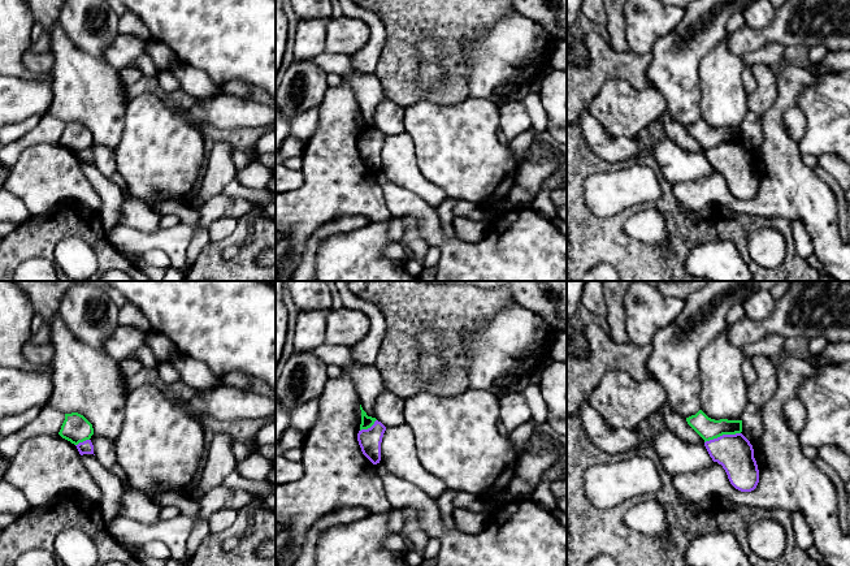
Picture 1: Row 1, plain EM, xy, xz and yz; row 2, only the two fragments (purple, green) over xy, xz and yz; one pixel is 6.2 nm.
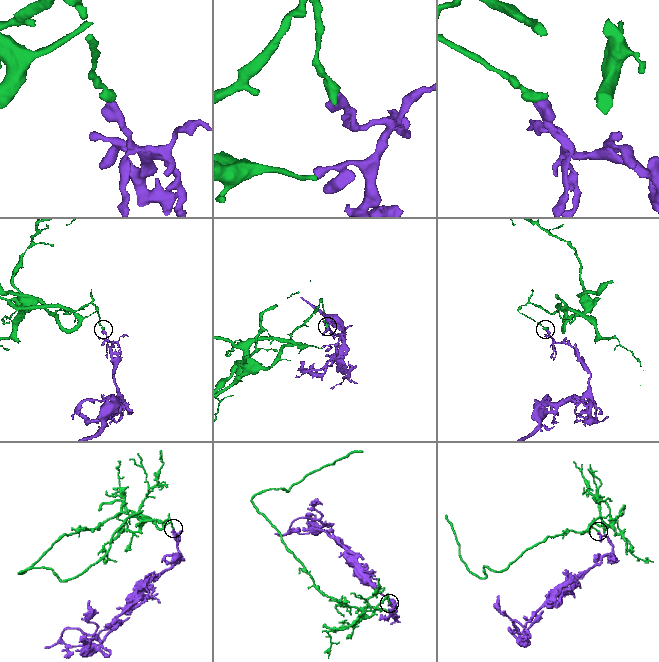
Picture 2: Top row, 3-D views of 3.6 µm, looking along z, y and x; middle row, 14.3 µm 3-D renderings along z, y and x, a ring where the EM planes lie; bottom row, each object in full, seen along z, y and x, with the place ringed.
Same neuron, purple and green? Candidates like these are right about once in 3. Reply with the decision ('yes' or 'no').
no

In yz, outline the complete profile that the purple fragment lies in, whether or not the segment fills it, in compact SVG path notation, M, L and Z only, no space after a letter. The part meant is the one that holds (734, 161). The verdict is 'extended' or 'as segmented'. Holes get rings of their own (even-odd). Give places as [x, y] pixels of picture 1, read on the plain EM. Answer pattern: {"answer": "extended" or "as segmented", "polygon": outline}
{"answer": "as segmented", "polygon": "M723 143L704 151L714 170L725 178L730 193L741 200L751 200L759 191L759 178L750 150L742 143Z"}

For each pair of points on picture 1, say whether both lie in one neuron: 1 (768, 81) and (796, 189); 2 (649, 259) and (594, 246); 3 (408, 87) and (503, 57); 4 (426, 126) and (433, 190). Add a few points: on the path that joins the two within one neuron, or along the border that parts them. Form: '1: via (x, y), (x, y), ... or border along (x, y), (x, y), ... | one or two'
1: border along (777, 76), (777, 95), (762, 115) | two
2: via (636, 259), (614, 246), (607, 246) | one
3: border along (459, 69), (465, 74), (471, 96) | two
4: border along (415, 155), (420, 172), (436, 182), (447, 195) | two

